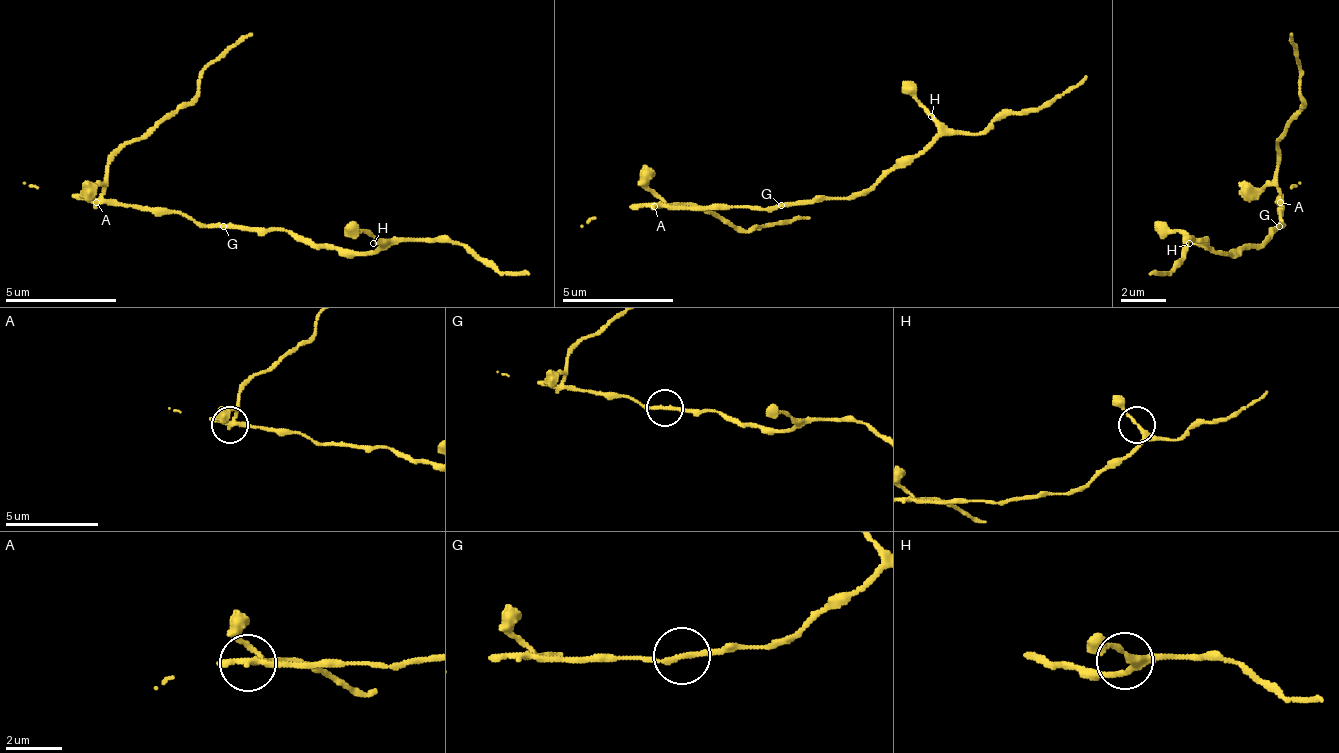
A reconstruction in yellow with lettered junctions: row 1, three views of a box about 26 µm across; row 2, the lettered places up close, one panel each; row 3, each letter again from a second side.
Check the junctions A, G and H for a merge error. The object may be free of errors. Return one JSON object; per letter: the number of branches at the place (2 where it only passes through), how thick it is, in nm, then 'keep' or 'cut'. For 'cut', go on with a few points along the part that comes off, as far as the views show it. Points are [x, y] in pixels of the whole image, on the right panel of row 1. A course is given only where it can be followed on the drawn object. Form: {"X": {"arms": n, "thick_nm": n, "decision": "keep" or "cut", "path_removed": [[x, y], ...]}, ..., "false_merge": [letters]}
{"A": {"arms": 3, "thick_nm": 180, "decision": "cut", "path_removed": [[1279, 204], [1279, 137], [1301, 109], [1290, 31]]}, "G": {"arms": 2, "thick_nm": 180, "decision": "keep"}, "H": {"arms": 3, "thick_nm": 200, "decision": "keep"}, "false_merge": ["A"]}

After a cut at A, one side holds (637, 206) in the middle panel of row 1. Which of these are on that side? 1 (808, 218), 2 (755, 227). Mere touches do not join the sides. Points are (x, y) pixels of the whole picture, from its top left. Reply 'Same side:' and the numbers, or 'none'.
Same side: none

